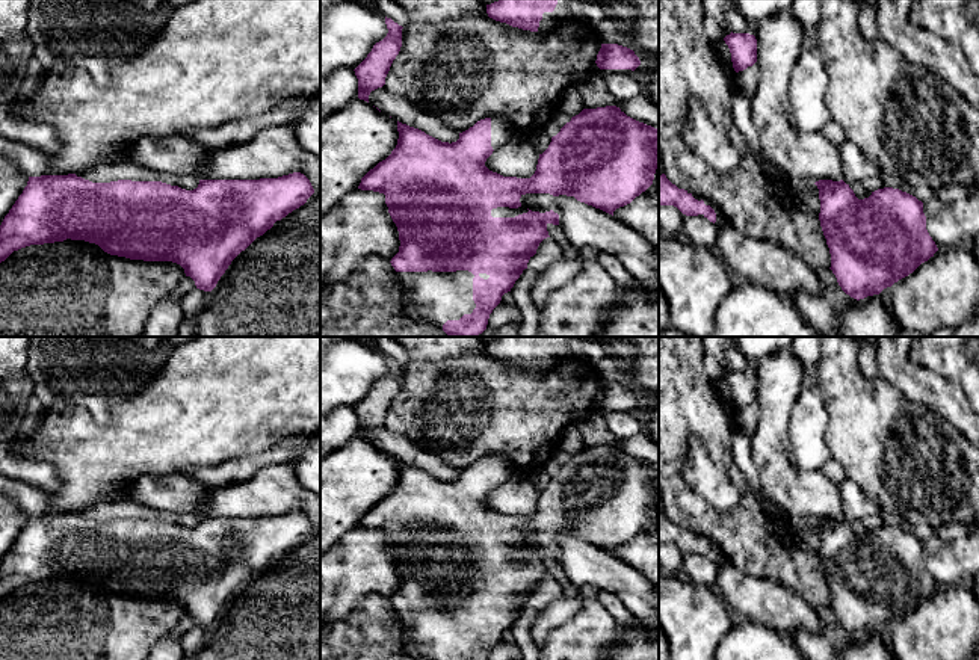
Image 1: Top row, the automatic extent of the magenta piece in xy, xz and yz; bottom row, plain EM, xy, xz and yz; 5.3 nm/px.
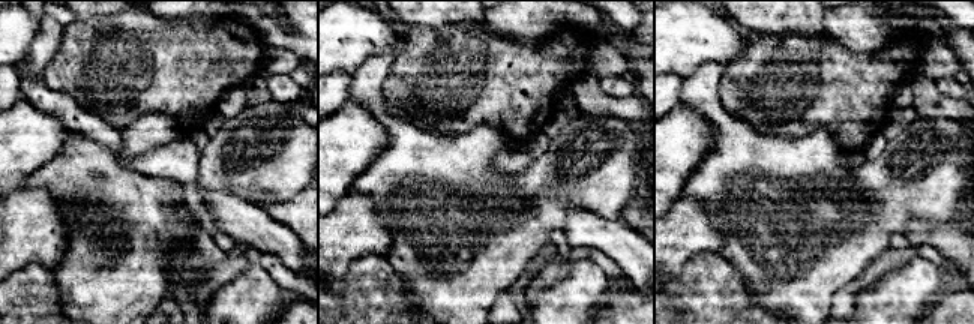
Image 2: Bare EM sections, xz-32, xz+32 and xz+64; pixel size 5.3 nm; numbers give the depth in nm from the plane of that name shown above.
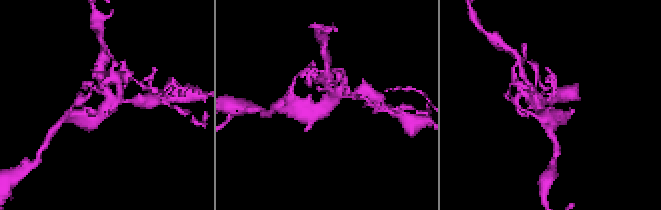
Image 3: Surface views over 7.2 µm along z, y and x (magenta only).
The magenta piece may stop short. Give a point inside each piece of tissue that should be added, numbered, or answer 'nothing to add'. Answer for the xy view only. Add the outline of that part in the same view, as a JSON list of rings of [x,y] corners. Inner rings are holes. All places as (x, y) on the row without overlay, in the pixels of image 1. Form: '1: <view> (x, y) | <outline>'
1: xy (185, 520) | [[[180,514],[177,515],[177,524],[186,529],[193,529],[199,523],[199,517],[193,514]]]

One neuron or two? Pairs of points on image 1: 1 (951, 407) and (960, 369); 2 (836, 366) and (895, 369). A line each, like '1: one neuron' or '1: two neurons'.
1: two neurons
2: two neurons

